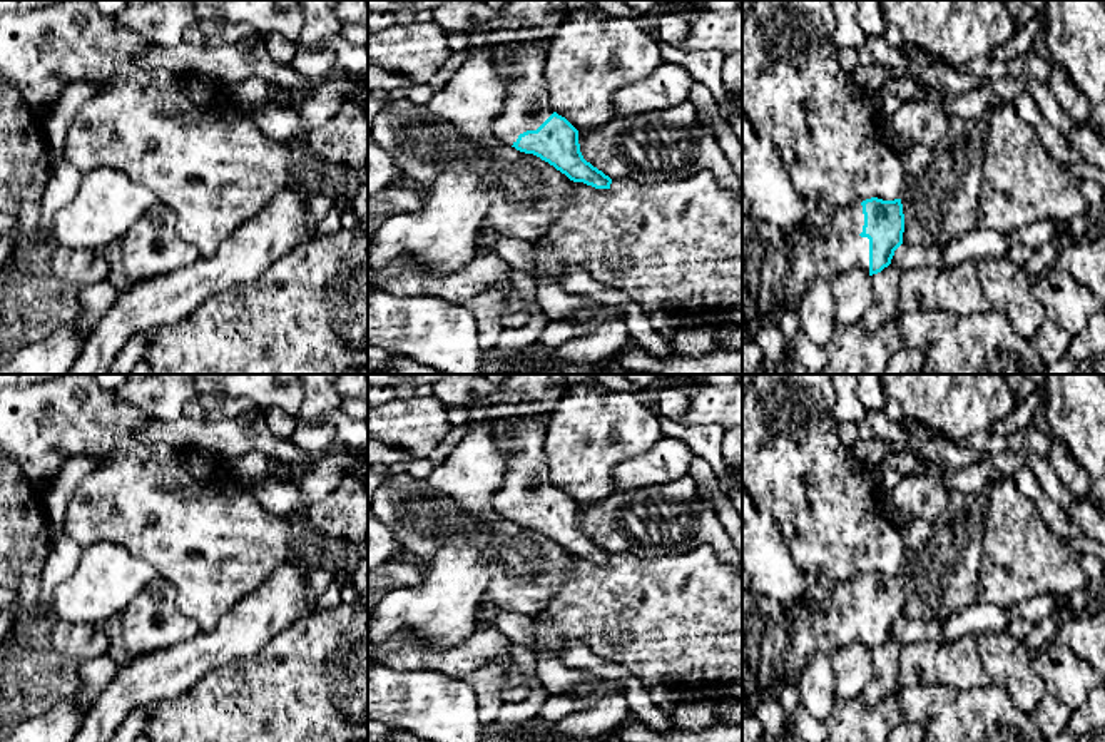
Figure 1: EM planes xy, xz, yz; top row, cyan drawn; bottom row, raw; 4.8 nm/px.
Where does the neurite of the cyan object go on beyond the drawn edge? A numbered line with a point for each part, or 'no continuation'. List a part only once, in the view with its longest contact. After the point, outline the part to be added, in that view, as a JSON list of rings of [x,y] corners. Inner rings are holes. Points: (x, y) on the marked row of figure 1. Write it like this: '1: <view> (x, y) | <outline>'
1: yz (778, 264) | [[[861,202],[836,211],[821,232],[799,226],[784,231],[752,214],[742,217],[742,339],[754,339],[762,323],[779,324],[786,311],[797,313],[799,301],[814,277],[831,281],[849,269],[869,274],[869,239],[859,236],[863,226]]]

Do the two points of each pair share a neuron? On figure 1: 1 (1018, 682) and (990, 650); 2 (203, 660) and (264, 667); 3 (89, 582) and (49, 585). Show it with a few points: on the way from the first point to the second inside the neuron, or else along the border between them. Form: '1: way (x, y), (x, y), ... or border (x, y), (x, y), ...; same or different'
1: way (1013, 674), (998, 659); same
2: border (264, 645), (248, 657), (213, 667), (194, 682); different
3: border (81, 553), (77, 567), (56, 589), (54, 612); different

